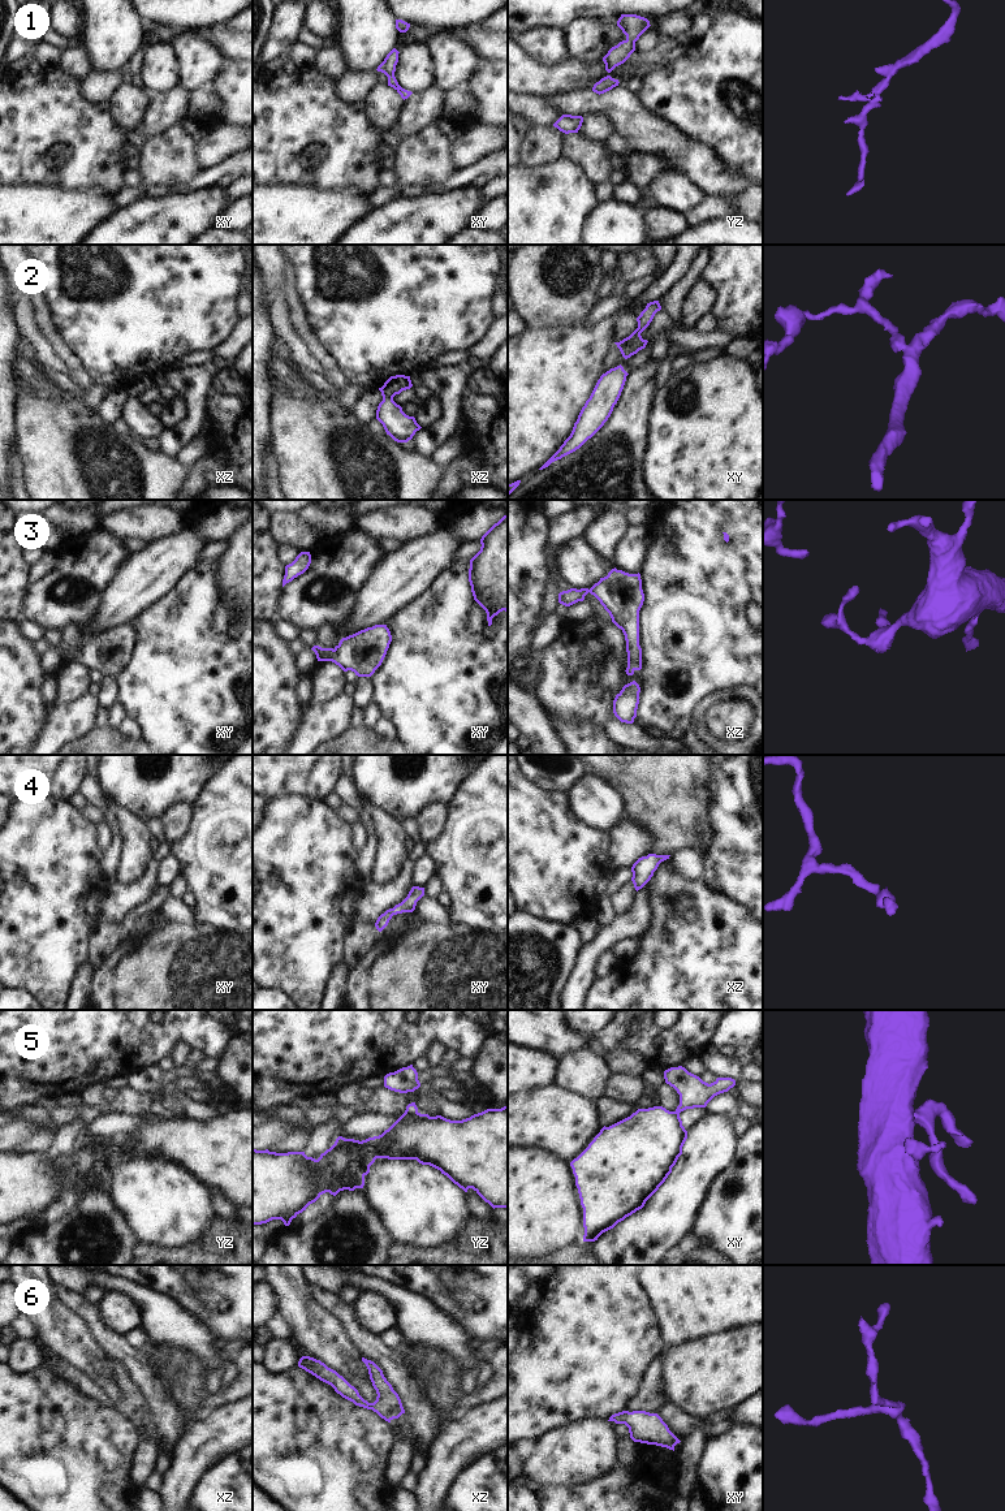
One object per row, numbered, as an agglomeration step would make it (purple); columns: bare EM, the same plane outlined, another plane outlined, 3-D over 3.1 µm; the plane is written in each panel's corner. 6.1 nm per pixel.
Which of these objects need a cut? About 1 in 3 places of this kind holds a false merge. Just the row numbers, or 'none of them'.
5

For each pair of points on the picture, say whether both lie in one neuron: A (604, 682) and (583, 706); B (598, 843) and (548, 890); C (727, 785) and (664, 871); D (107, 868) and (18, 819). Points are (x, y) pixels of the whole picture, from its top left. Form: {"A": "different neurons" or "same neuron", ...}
{"A": "same neuron", "B": "same neuron", "C": "different neurons", "D": "different neurons"}

